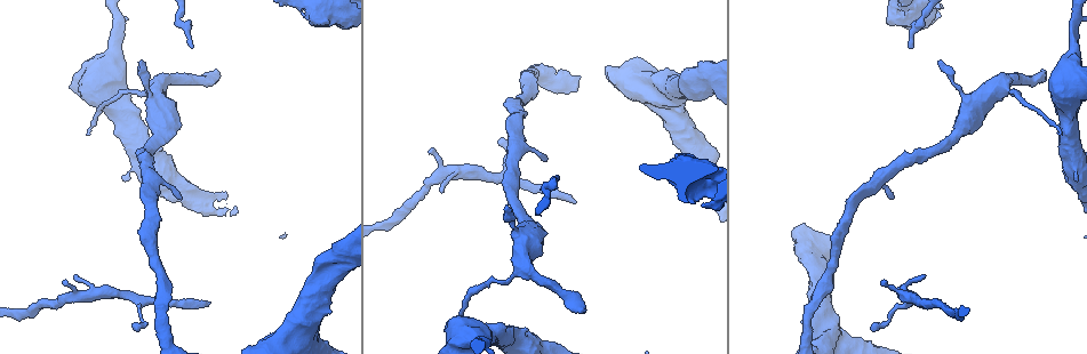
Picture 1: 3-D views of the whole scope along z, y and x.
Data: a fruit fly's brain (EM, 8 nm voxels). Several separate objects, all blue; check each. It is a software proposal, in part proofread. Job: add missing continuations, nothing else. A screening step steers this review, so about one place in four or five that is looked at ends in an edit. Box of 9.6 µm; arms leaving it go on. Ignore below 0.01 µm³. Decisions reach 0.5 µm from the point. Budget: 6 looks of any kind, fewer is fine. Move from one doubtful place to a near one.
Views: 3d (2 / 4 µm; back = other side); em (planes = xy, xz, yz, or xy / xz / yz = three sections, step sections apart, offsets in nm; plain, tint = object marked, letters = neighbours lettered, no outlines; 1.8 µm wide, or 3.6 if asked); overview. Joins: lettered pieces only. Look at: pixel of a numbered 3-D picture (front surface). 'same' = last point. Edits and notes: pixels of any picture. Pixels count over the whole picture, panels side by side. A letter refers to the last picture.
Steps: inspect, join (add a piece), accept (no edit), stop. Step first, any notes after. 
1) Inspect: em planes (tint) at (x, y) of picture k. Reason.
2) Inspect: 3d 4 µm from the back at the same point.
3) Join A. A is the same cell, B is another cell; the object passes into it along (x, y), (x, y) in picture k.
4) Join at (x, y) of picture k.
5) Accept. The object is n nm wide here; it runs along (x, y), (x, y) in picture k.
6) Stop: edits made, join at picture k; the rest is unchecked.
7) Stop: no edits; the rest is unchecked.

Inspect: 3d 4 µm at (574, 200) of picture 1. Branch stops here.

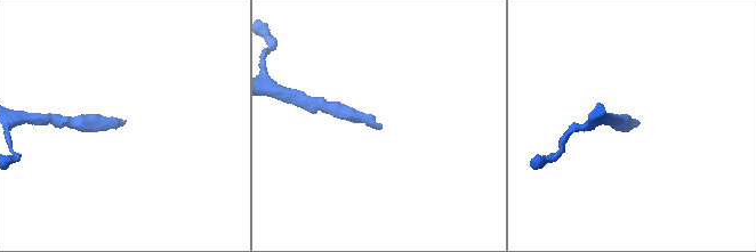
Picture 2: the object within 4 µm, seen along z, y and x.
Inspect: em planes (letters) at (379, 129) of picture 2.

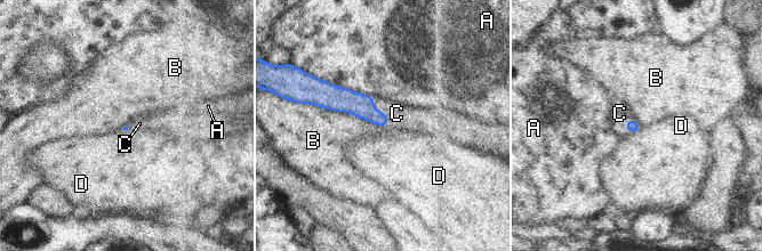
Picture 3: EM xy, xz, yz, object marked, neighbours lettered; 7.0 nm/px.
Join C. C is the same cell, A, B and D are other cells; the neuron continues.

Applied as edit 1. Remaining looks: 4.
Inspect: overview.

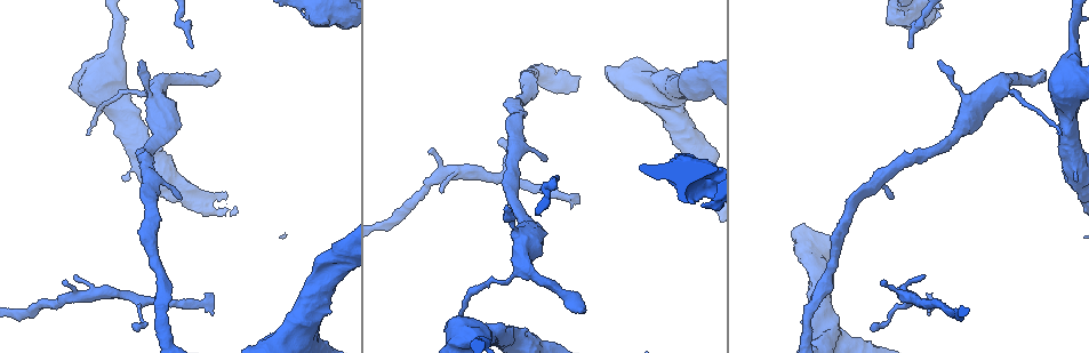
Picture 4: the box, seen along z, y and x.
Inspect: 3d 2 µm at (804, 254) of picture 4. An open end.

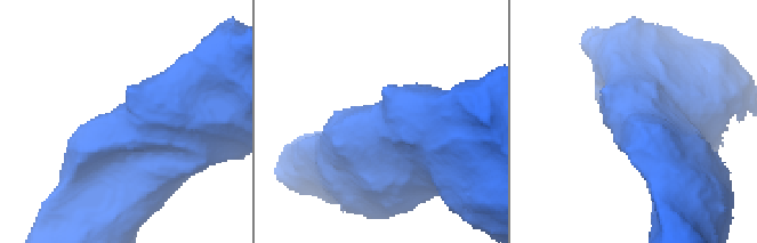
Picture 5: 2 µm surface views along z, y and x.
Inspect: em yz step 4 (tint) at (352, 123) of picture 5. Now the EM.

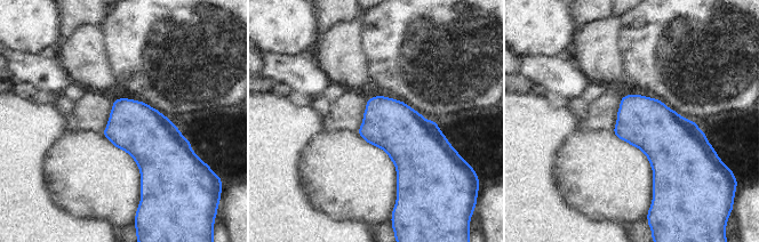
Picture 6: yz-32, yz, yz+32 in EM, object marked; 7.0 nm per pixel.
Inspect: em yz step 4 (letters) at the same point. See the neighbours.

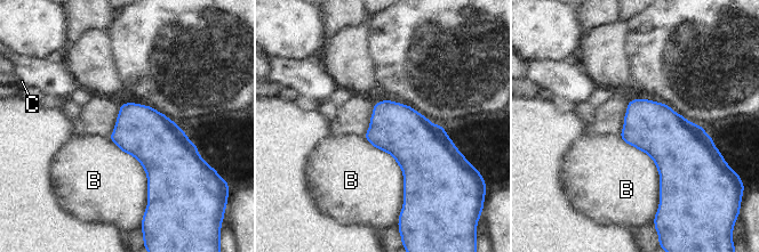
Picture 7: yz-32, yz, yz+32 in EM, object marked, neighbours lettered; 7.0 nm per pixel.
Accept. B and C are other cells; a border runs along (620, 136), (654, 162), (660, 202) in picture 7; none of them fits.

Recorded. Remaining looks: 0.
Stop: edits made, join at picture 3; the rest is unchecked.

